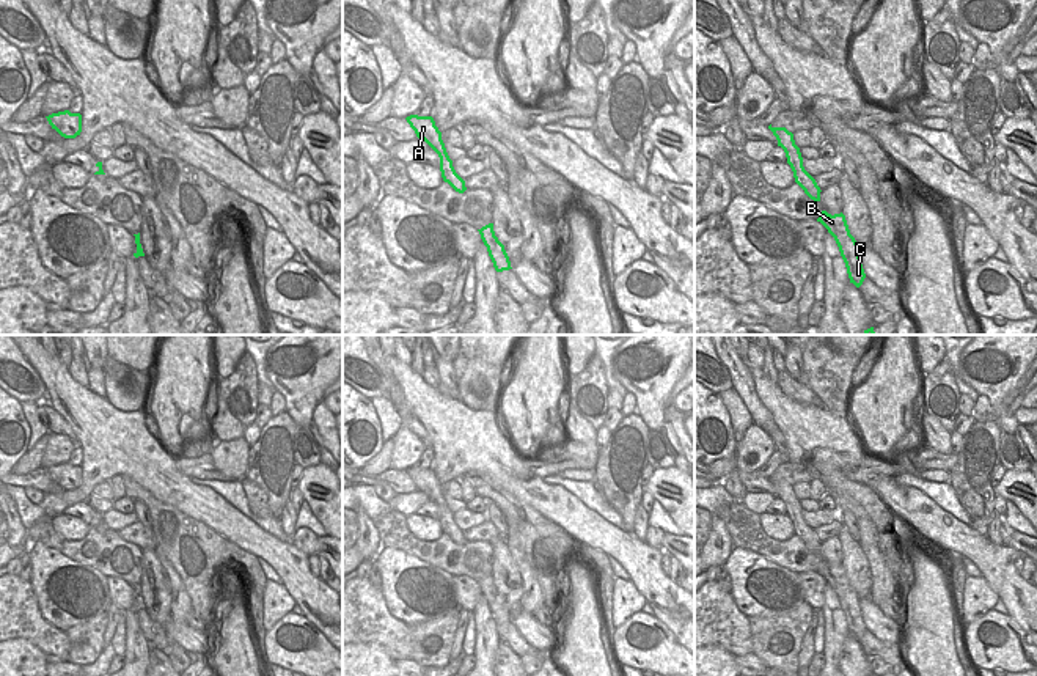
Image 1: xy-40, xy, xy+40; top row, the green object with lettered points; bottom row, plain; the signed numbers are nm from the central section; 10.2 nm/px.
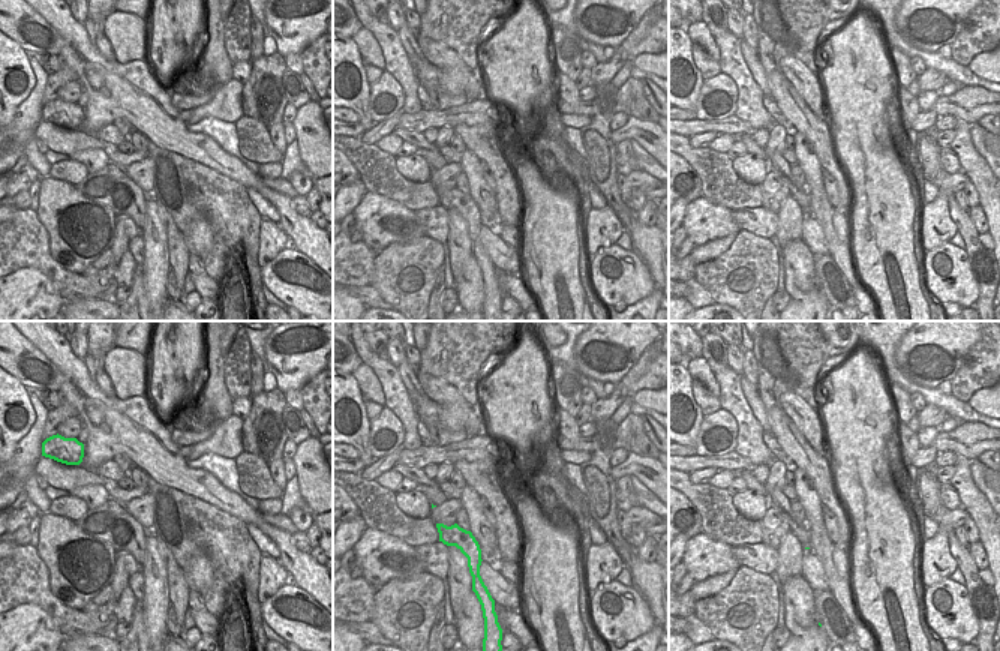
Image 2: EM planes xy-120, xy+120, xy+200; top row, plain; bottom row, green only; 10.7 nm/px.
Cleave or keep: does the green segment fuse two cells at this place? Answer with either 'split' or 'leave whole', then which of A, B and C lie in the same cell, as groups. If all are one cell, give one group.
leave whole; A B C

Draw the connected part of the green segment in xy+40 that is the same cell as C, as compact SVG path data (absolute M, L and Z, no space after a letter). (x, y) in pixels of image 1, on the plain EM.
M822 563L817 574L820 574L834 590L841 608L845 615L850 635L859 640L866 630L866 626L859 610L859 597L856 596L855 590L850 586L845 568L842 564L831 568L826 563Z

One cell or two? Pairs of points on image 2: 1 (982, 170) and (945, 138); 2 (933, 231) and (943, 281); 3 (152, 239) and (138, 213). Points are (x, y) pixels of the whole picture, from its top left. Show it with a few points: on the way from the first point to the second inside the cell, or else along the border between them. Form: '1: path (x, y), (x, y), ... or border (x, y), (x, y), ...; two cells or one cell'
1: border (954, 128), (955, 137), (949, 146); two cells
2: border (948, 242), (922, 252); two cells
3: border (147, 201), (141, 228); two cells

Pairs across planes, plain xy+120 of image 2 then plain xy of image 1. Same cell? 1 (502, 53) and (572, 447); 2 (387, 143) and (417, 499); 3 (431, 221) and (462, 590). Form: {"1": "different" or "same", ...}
{"1": "different", "2": "same", "3": "same"}

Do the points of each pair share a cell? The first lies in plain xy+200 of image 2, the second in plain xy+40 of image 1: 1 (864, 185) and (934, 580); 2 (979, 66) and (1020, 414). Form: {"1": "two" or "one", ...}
{"1": "one", "2": "one"}

